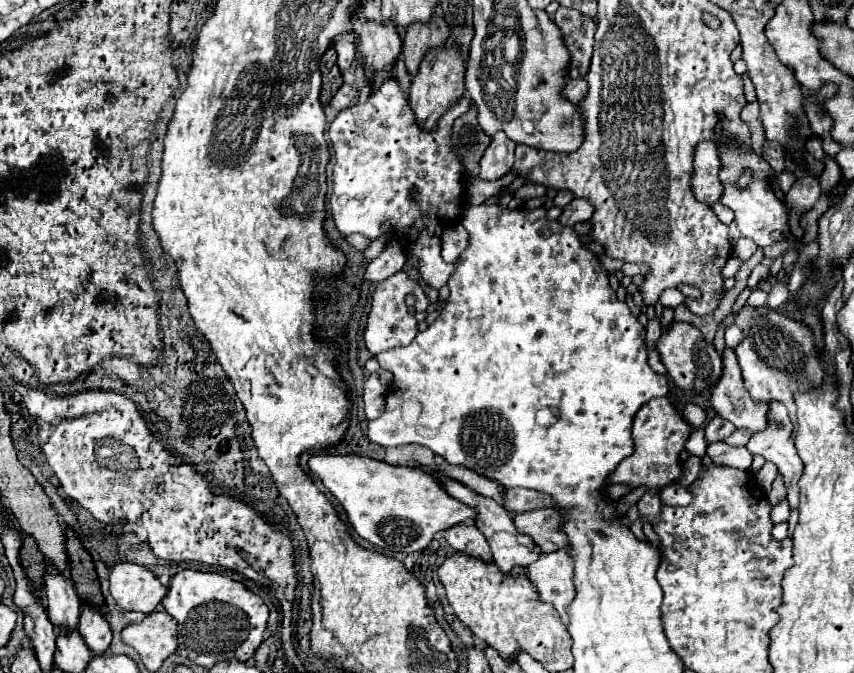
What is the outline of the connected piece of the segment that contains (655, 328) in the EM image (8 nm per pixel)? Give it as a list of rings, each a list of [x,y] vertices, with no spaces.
[[[653,318],[647,324],[647,348],[657,348],[659,336],[661,336],[661,322],[659,322],[659,318]]]

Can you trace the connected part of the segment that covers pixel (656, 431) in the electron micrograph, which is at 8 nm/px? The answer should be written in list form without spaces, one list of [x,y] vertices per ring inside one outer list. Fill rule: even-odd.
[[[667,396],[649,400],[633,420],[633,446],[635,452],[619,462],[619,466],[609,474],[607,482],[611,484],[625,484],[629,488],[647,488],[657,490],[659,498],[665,506],[689,506],[693,502],[693,494],[687,486],[679,482],[683,474],[681,452],[685,450],[685,442],[689,440],[693,428],[691,424],[677,412]]]

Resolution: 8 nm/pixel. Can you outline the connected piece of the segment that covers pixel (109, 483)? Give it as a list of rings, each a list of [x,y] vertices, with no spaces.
[[[17,384],[15,390],[23,396],[29,414],[39,426],[41,450],[57,474],[61,488],[67,496],[77,500],[87,508],[99,522],[119,524],[119,522],[139,522],[149,532],[149,544],[155,556],[163,560],[197,560],[207,566],[223,566],[245,574],[245,578],[259,582],[263,586],[287,586],[295,588],[295,568],[293,568],[293,544],[283,532],[271,526],[261,514],[257,514],[247,504],[229,498],[215,496],[209,490],[207,480],[195,472],[191,466],[179,466],[177,458],[169,454],[151,434],[147,422],[137,412],[135,402],[119,396],[115,392],[79,392],[71,396],[43,394],[43,390],[27,390],[27,386]]]

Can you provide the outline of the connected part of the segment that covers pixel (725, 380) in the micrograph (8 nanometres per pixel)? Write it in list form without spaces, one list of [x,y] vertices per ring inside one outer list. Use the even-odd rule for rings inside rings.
[[[727,348],[723,354],[723,374],[713,390],[711,404],[721,418],[729,420],[739,430],[757,434],[767,428],[769,406],[763,402],[753,402],[747,394],[735,350],[731,348]]]

